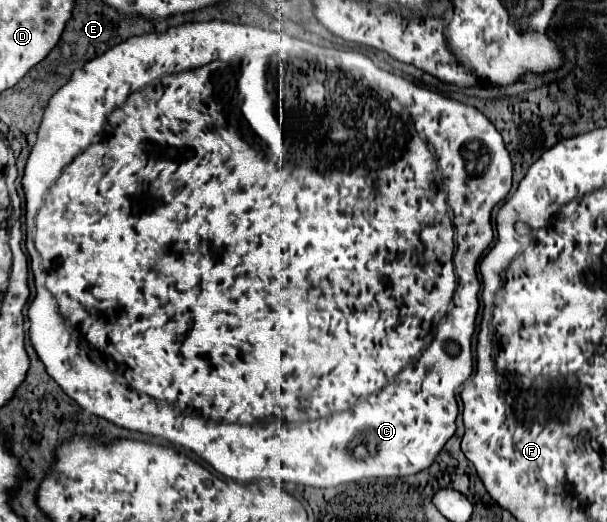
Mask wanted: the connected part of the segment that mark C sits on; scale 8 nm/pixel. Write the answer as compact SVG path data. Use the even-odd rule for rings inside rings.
M222 20L186 22L180 26L172 26L166 32L132 36L126 42L110 48L102 56L86 62L80 70L76 70L72 74L70 82L66 86L62 86L50 98L50 102L44 110L44 120L40 124L38 140L34 144L30 158L28 158L28 164L26 164L22 186L24 186L26 204L25 223L27 226L30 224L34 226L34 238L30 236L30 240L32 240L32 248L36 250L36 256L30 256L30 260L32 260L30 264L34 270L36 292L38 292L28 308L28 320L30 320L28 336L30 336L30 342L36 350L38 358L44 362L48 374L84 410L90 410L92 414L106 418L106 420L114 422L116 426L144 432L150 436L158 436L158 438L164 438L176 446L188 448L194 454L198 454L200 458L204 458L224 478L232 478L238 482L280 480L280 482L296 482L296 484L314 486L314 488L332 488L332 486L346 484L346 482L358 482L362 478L416 474L420 470L426 470L434 462L434 458L442 450L442 446L454 436L454 432L456 432L454 422L456 422L456 414L458 414L456 390L466 378L470 378L472 366L474 366L472 364L472 334L476 328L476 314L480 308L480 302L478 302L480 284L476 278L476 264L478 264L478 258L482 256L484 248L488 248L492 242L490 212L498 202L502 202L508 196L510 186L512 186L512 162L510 162L510 154L504 146L504 140L502 140L500 132L494 128L494 124L482 112L478 112L475 107L466 106L462 102L456 102L456 100L440 96L440 94L434 94L428 88L421 87L415 81L402 76L382 72L360 52L352 52L352 50L340 52L334 48L320 46L320 50L300 50L300 58L292 58L292 54L288 54L288 50L284 50L284 42L280 42L280 38L276 38L276 30L262 30L262 28L252 28L246 24L230 24L230 22L222 22ZM248 50L272 50L272 54L268 54L268 74L272 74L272 90L276 90L276 98L272 98L272 118L274 118L272 122L264 122L264 114L248 114L248 110L244 110L244 98L240 98L240 90L236 90L236 78L240 78L240 58L244 58L244 54L248 54ZM136 210L140 210L140 226L136 226Z

